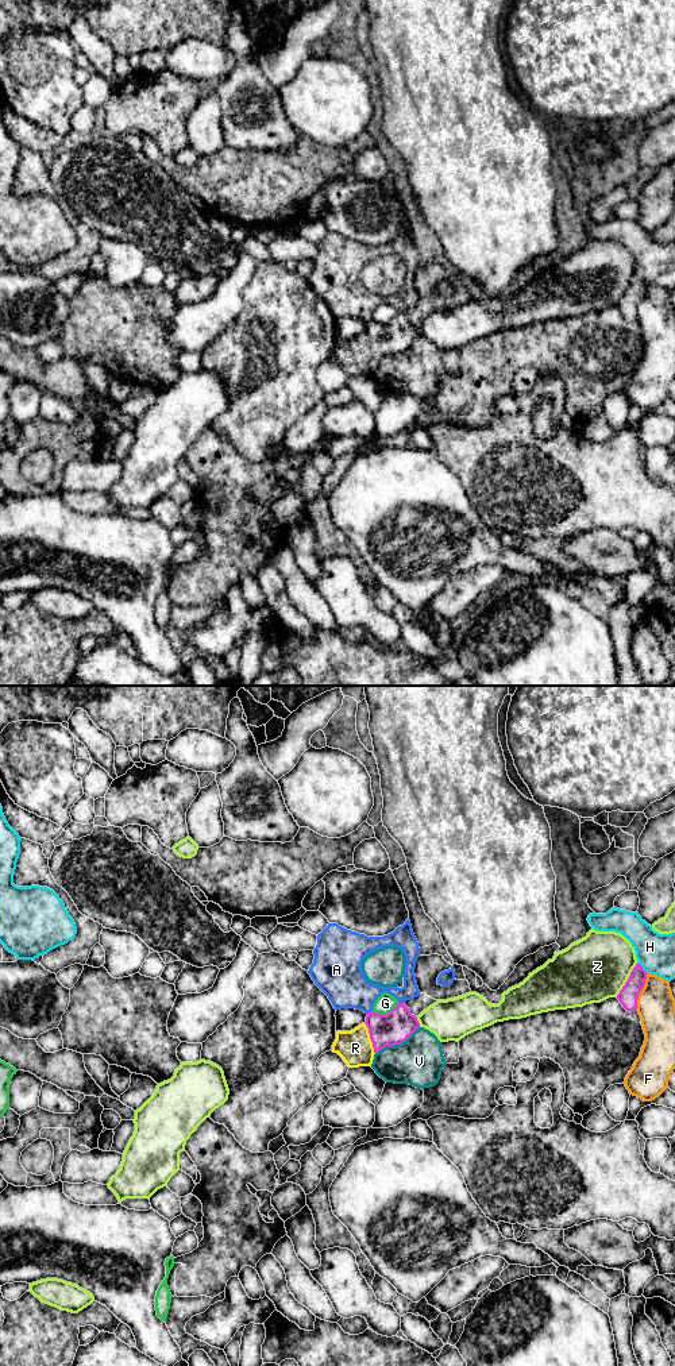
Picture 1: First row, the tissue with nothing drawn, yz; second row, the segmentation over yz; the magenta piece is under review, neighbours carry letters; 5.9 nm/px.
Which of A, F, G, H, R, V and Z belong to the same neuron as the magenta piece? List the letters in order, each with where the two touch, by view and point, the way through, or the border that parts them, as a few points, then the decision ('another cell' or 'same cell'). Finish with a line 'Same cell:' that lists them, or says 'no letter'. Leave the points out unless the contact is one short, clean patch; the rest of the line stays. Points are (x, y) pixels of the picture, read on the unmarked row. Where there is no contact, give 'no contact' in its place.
A: meets magenta in yz at (401, 312); another cell
F: meets magenta in yz at (640, 300); another cell
G: meets magenta in yz at (385, 324); border along yz (398, 312), (386, 323), (371, 320); another cell
H: meets magenta in yz at (641, 277); another cell
R: meets magenta in yz at (370, 347); same cell
V: meets magenta in yz at (397, 352); another cell
Z: meets magenta in yz at (628, 289); another cell
Same cell: R

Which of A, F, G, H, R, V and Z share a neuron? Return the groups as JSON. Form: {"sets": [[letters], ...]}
{"sets": [["A"], ["F"], ["G"], ["H"], ["R"], ["V"], ["Z"]]}

